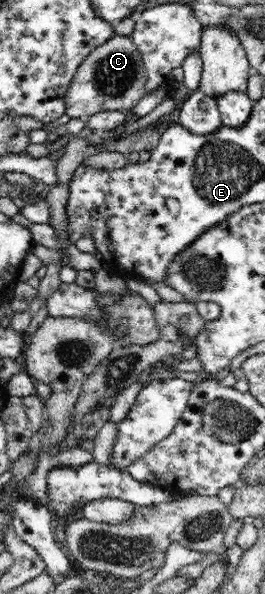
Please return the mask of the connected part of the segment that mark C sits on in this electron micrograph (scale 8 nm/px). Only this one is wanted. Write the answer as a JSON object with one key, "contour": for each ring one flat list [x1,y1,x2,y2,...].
{"contour":[[114,35,94,48,77,68,65,96,66,114,70,118,81,118,106,110,127,113,146,96,147,82,147,69,143,65,141,51,133,43,133,39,127,35]]}

